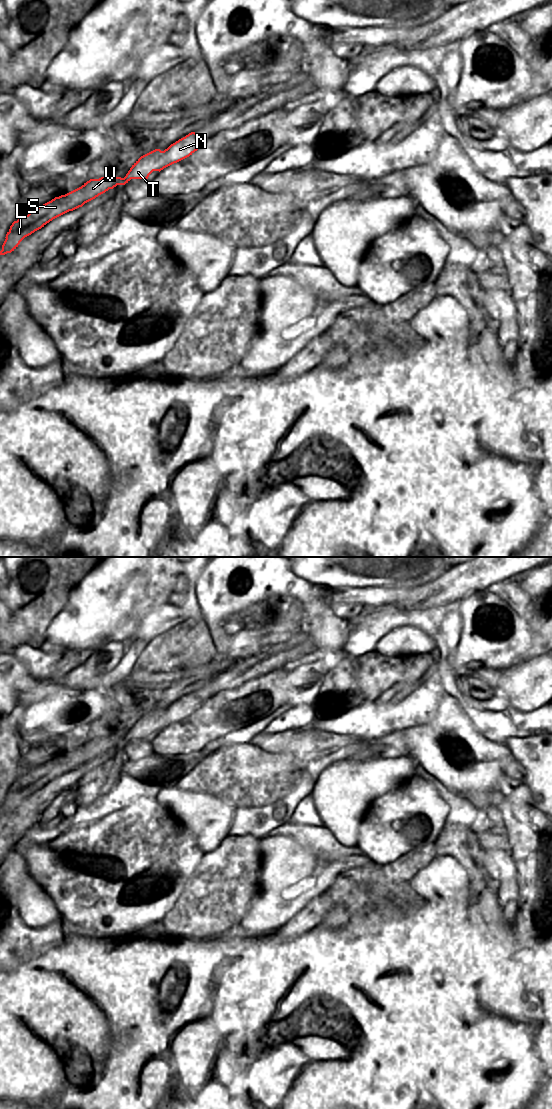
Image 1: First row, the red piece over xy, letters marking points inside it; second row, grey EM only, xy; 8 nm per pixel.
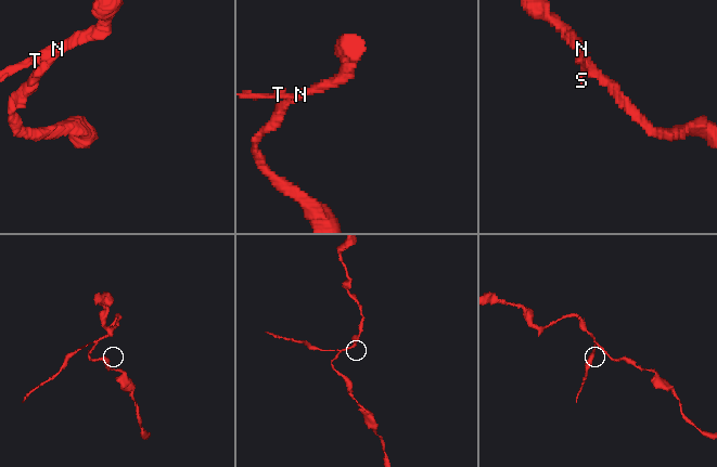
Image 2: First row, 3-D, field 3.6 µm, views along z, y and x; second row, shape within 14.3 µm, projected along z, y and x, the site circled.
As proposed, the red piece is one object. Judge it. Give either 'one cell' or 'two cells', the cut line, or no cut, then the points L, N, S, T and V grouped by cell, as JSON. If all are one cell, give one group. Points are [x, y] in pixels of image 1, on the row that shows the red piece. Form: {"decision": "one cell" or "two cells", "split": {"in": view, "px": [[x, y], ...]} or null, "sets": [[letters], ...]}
{"decision": "two cells", "split": {"in": "xy", "px": [[164, 150], [165, 167]]}, "sets": [["L", "S", "T", "V"], ["N"]]}

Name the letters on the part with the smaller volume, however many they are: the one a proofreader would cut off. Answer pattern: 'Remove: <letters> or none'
Remove: L, S, T, V

